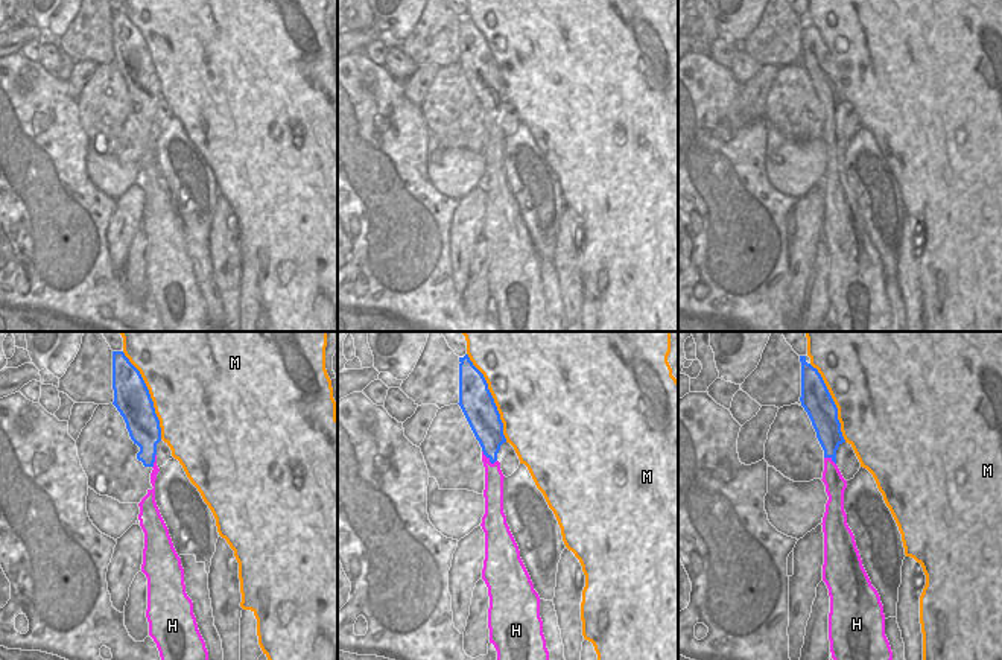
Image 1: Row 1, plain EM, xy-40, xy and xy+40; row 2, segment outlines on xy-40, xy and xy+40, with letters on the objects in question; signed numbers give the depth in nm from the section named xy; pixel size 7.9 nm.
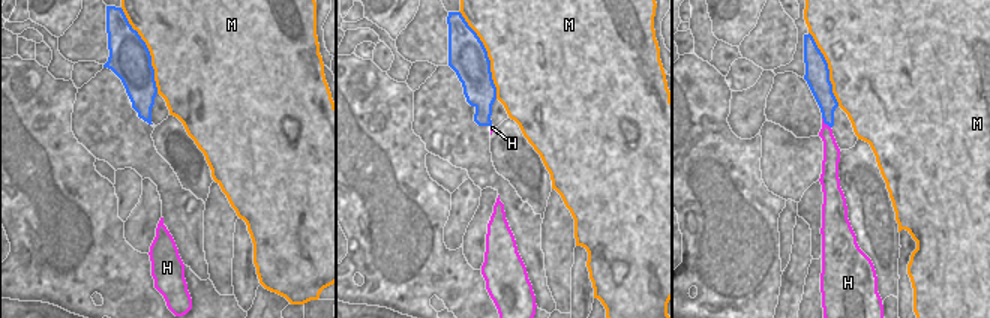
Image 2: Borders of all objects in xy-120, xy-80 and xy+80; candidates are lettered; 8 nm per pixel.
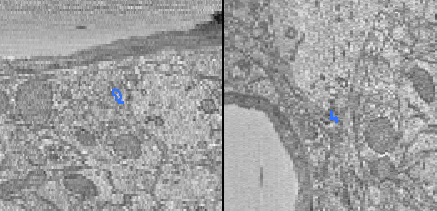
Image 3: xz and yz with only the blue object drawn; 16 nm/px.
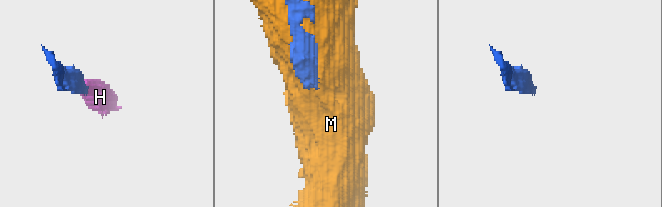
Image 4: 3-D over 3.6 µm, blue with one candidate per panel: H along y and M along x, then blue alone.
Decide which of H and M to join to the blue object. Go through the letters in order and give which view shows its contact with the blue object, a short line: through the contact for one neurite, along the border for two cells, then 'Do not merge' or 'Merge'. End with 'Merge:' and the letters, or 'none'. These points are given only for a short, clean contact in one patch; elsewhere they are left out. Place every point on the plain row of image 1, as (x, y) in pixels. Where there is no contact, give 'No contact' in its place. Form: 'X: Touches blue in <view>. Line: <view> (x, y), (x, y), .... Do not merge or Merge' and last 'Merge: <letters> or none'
H: Touches blue in xy. Line: xy (488, 88), (490, 119), (494, 137). Merge
M: Touches blue in xy. Do not merge
Merge: H

